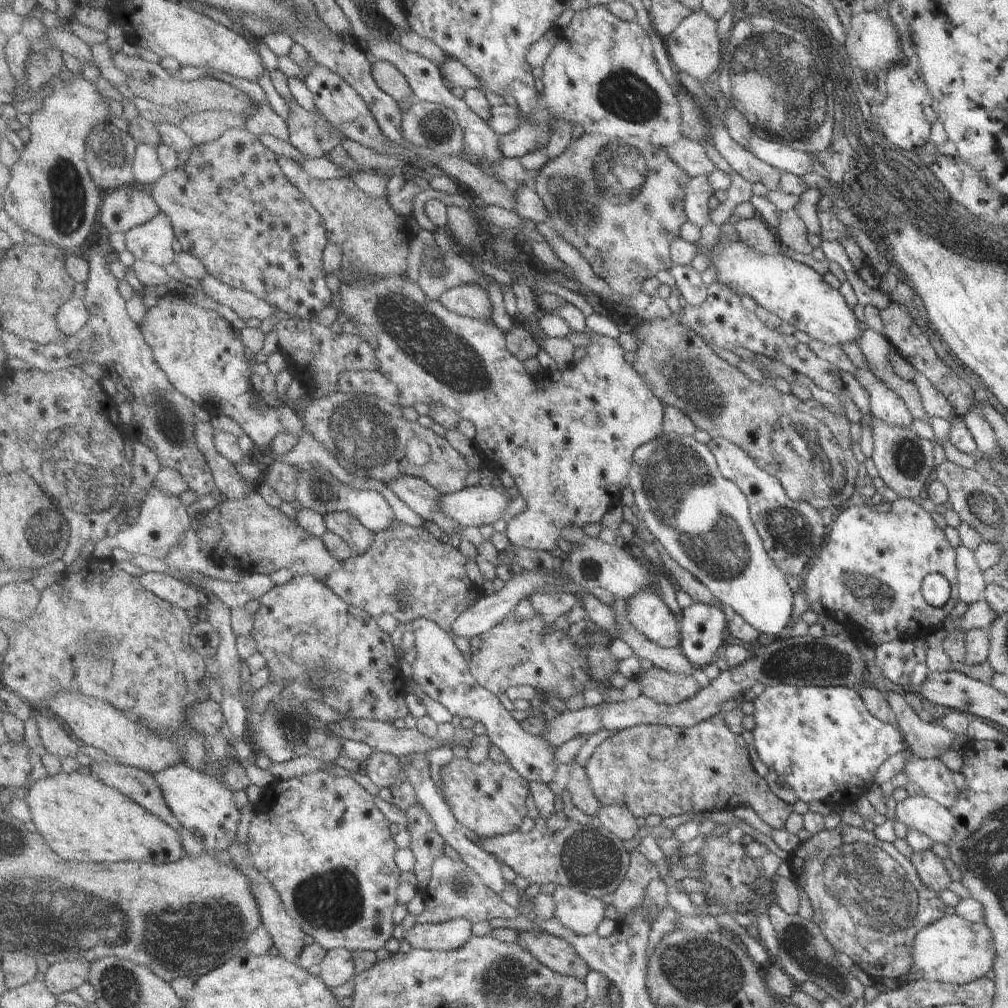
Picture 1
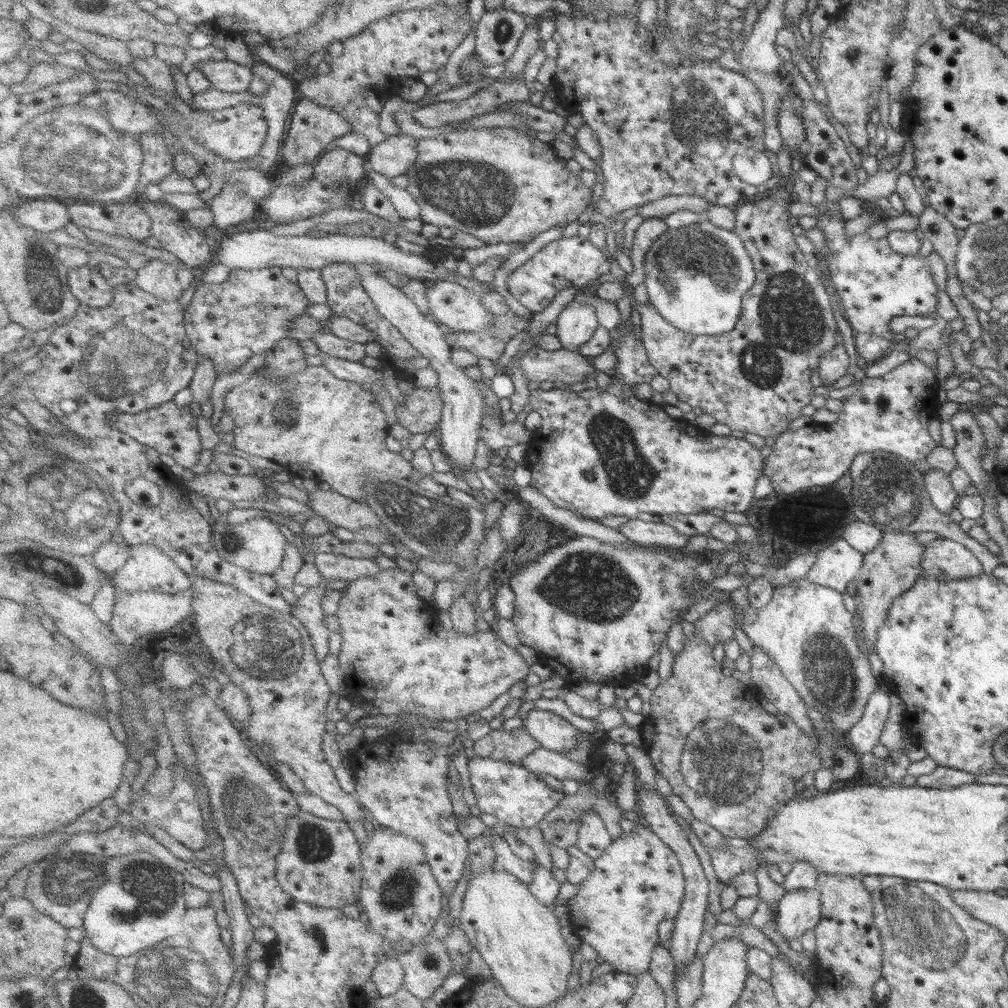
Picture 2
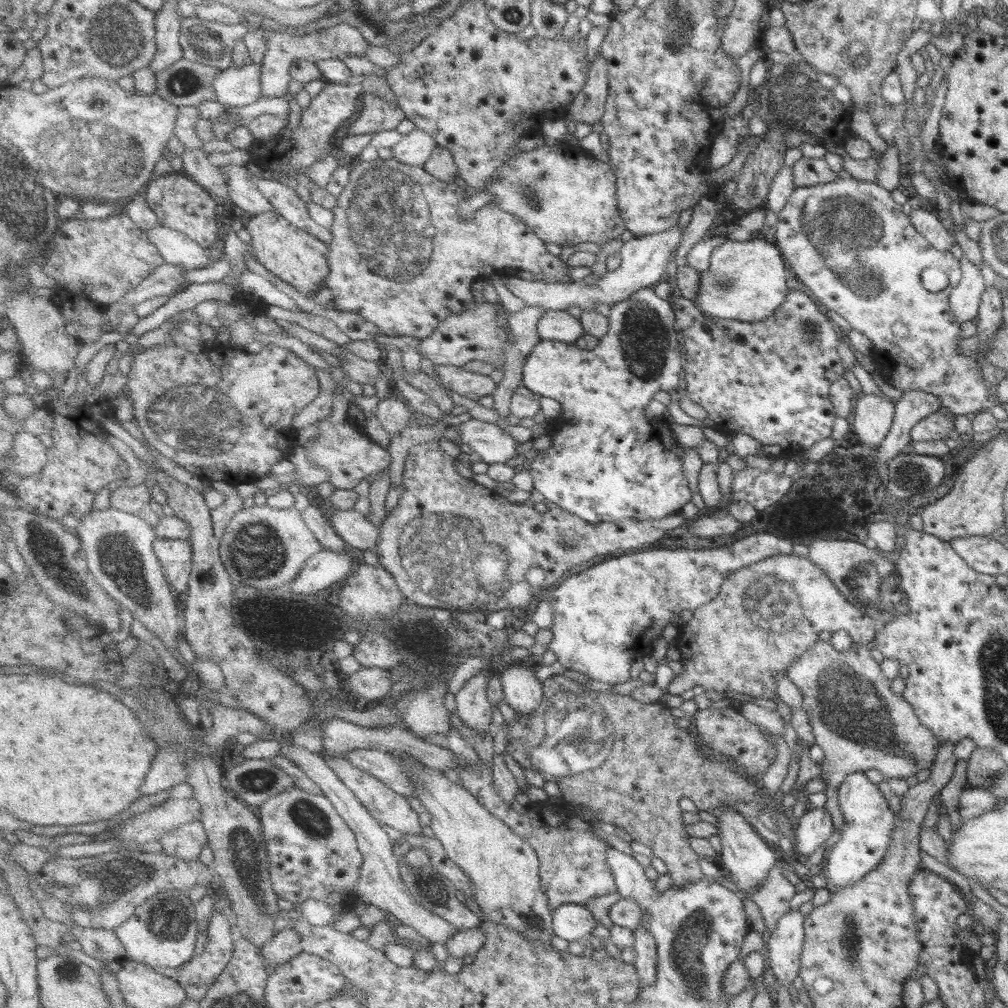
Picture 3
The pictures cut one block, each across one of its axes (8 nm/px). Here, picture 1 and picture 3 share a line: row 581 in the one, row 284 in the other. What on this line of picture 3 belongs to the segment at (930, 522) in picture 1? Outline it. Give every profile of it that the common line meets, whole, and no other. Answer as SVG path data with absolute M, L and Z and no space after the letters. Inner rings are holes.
M854 178L840 179L834 182L818 185L816 187L796 187L794 193L788 198L782 210L777 214L778 222L776 228L777 249L783 256L791 275L795 276L810 295L821 305L824 310L834 310L836 314L843 316L854 330L861 332L872 342L873 356L877 359L880 367L880 376L892 387L902 390L922 390L936 396L941 403L943 409L948 410L952 415L966 415L968 413L978 413L982 411L982 403L990 398L988 388L982 382L982 366L977 360L966 356L960 352L959 342L962 340L960 334L960 322L954 318L954 314L950 312L950 304L948 297L953 288L956 288L961 279L961 267L958 259L946 251L940 251L933 246L918 232L908 216L902 213L902 206L894 202L891 192L886 191L881 185L864 180L856 180ZM930 266L938 266L944 268L944 272L948 275L948 287L942 291L930 292L922 285L920 275L924 268Z

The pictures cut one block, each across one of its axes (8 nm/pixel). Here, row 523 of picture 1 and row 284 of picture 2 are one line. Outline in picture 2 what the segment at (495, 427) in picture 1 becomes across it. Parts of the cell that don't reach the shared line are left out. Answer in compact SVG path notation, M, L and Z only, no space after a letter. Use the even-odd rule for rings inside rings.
M562 238L537 252L524 265L514 270L507 280L512 296L533 314L548 308L566 288L578 288L580 293L599 286L605 279L616 276L616 268L590 238Z

